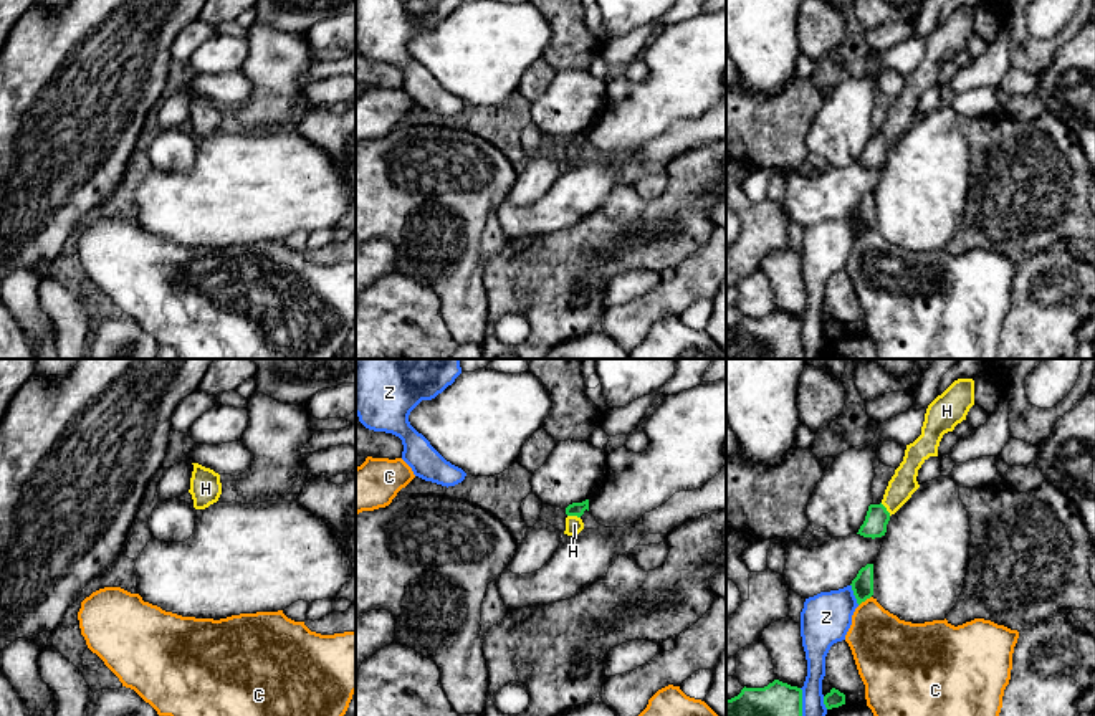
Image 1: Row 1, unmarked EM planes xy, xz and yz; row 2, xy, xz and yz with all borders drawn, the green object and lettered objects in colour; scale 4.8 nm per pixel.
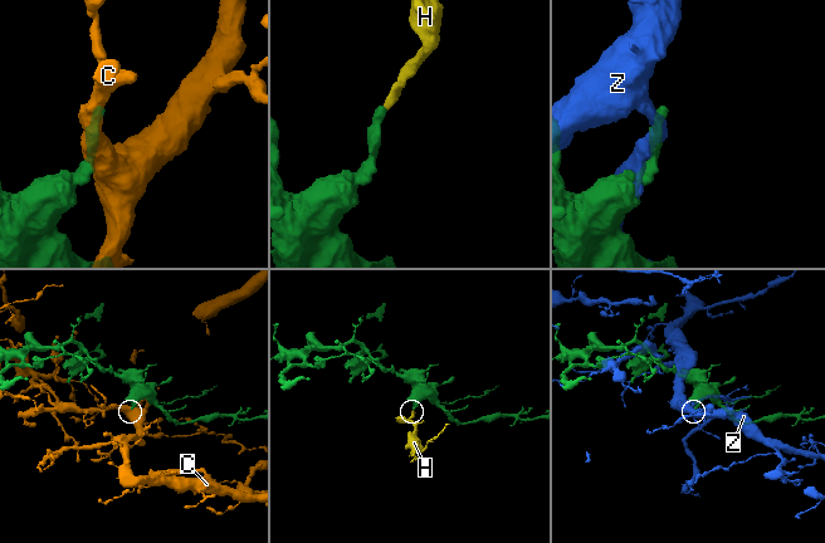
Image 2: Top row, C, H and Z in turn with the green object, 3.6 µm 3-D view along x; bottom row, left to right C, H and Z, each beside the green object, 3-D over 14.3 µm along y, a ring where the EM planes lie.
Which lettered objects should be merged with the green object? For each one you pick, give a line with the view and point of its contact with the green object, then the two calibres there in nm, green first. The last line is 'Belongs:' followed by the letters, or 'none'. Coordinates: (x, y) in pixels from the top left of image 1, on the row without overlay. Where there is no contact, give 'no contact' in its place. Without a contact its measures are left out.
H: xz (574, 144) | 70/90 nm
Belongs: H

